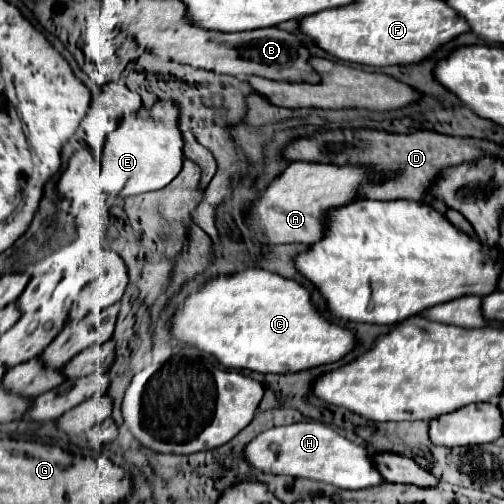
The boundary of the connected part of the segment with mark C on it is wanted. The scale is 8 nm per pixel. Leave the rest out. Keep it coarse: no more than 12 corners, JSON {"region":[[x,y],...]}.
{"region":[[261,268],[209,280],[171,320],[225,368],[349,354],[307,288]]}

